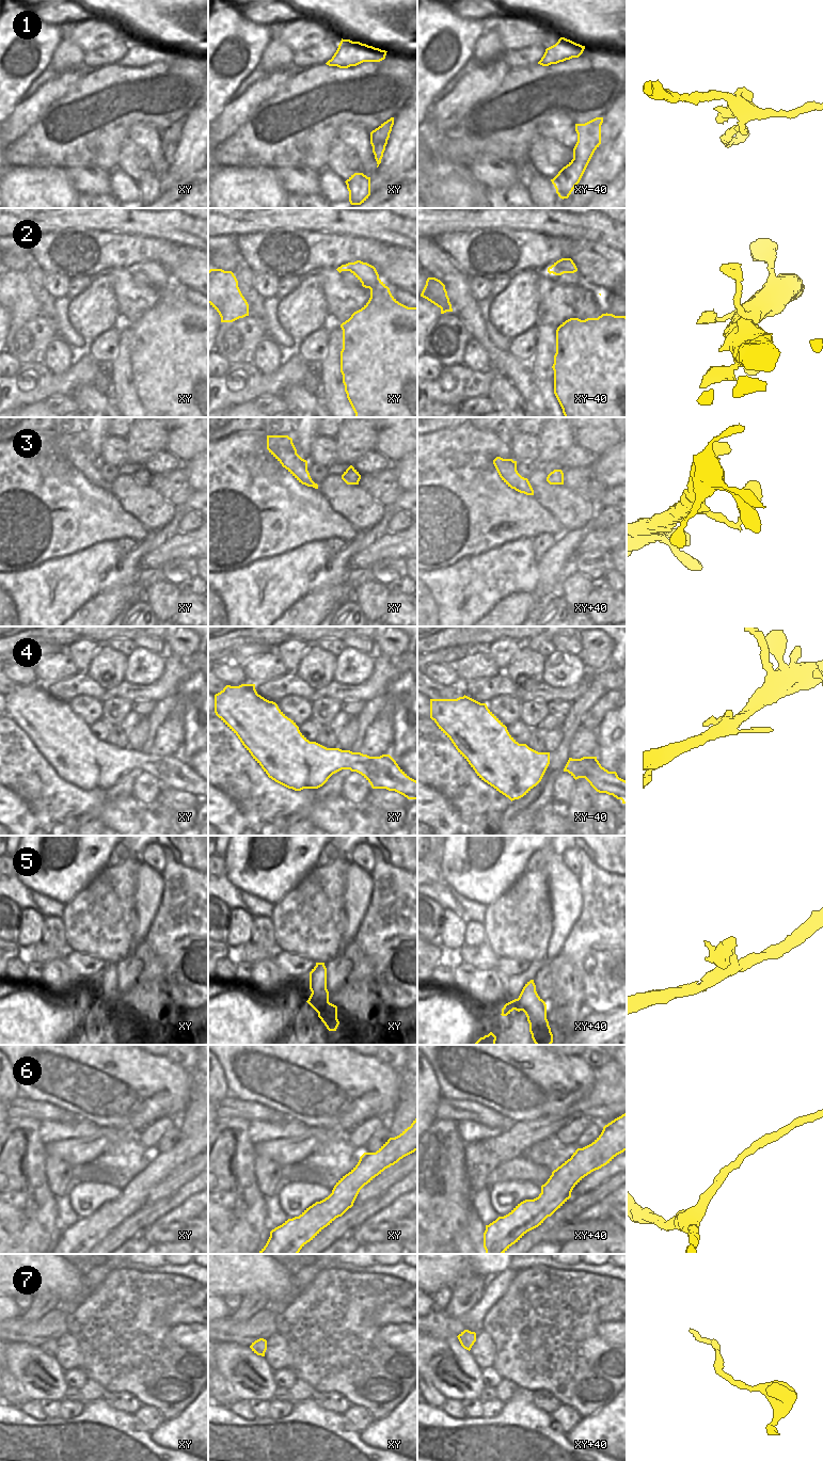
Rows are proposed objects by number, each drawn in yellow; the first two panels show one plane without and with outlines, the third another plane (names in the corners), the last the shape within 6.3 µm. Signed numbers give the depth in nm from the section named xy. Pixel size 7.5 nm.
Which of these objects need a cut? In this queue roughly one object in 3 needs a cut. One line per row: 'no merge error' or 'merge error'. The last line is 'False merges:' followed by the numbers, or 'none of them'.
1: merge error
2: no merge error
3: merge error
4: no merge error
5: no merge error
6: no merge error
7: no merge error
False merges: 1, 3

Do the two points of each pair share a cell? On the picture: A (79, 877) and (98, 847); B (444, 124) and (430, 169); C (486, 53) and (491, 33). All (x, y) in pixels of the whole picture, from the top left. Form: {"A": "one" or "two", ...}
{"A": "one", "B": "two", "C": "one"}

